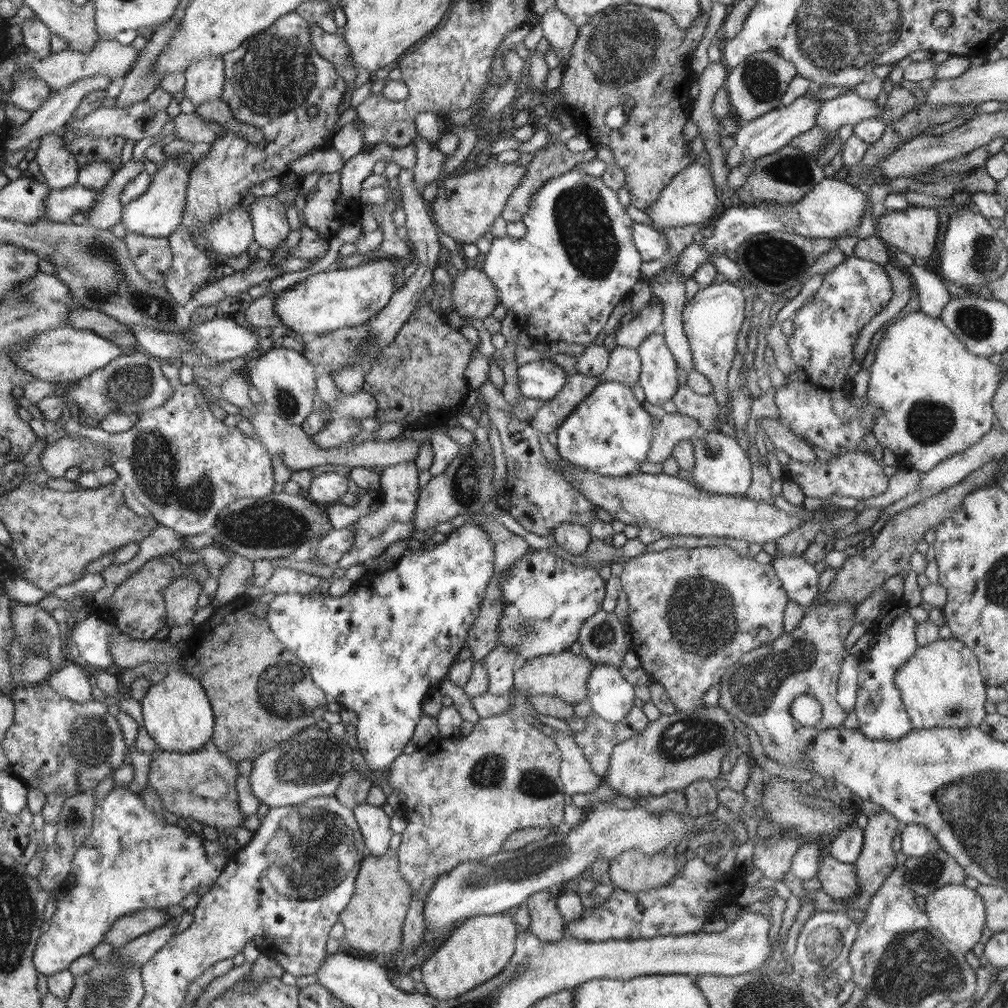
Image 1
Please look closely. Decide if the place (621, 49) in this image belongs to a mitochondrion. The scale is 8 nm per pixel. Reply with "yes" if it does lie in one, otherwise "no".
yes

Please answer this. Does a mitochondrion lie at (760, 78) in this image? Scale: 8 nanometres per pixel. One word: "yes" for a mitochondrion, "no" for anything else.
yes

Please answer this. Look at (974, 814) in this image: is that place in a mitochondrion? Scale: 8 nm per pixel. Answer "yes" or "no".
yes

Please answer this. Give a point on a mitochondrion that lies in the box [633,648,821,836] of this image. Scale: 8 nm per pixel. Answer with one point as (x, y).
(689, 738)

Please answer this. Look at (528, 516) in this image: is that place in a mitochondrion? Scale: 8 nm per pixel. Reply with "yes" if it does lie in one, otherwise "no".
no

